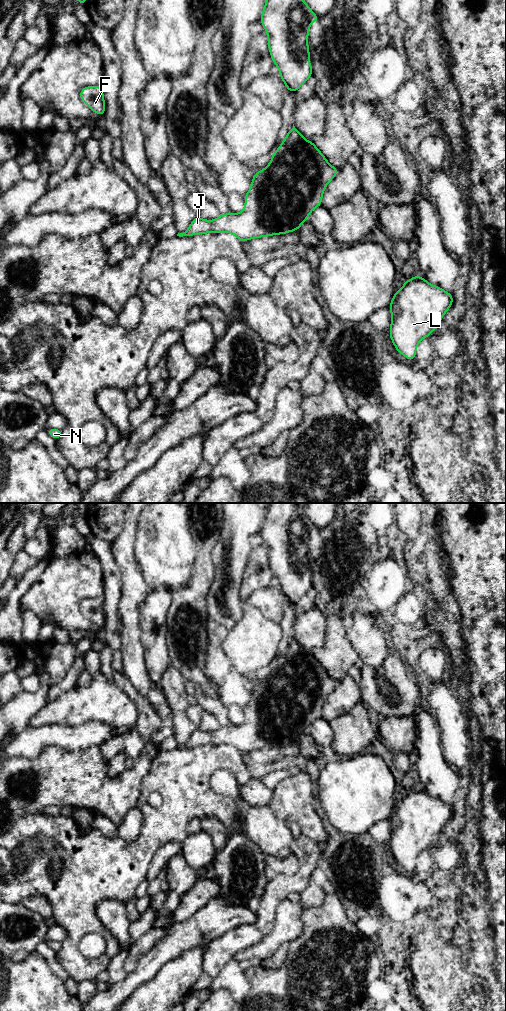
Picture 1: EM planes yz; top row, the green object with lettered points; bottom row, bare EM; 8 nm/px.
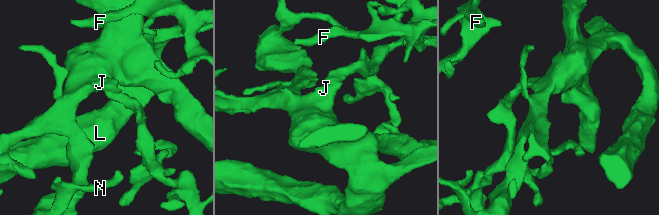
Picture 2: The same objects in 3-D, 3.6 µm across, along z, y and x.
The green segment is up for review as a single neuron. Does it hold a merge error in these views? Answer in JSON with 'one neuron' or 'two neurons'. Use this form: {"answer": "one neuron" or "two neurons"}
{"answer": "one neuron"}

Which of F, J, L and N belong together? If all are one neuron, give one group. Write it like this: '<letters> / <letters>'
F J L N

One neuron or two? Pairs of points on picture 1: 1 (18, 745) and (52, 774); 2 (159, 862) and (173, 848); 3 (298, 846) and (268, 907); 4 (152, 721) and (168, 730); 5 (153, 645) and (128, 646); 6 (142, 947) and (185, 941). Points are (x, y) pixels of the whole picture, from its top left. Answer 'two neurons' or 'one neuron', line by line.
1: two neurons
2: one neuron
3: one neuron
4: two neurons
5: two neurons
6: two neurons

